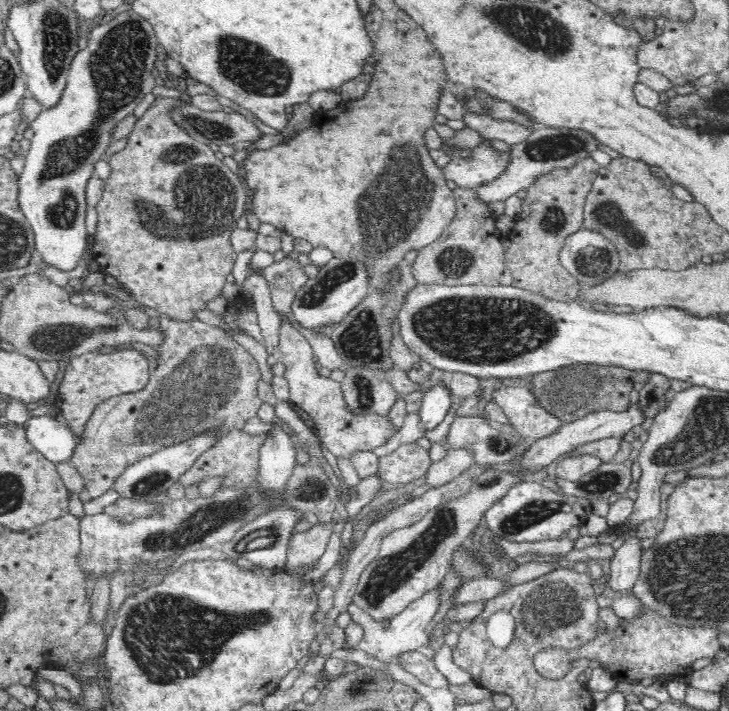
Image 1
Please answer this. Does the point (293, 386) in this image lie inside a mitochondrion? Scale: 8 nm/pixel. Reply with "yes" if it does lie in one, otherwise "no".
no

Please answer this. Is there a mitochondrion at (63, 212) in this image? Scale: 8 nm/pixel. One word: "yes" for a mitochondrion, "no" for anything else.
yes

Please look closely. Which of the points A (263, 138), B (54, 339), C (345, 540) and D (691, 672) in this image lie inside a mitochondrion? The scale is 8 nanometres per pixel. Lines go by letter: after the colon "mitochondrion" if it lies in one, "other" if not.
A: other
B: mitochondrion
C: other
D: other

